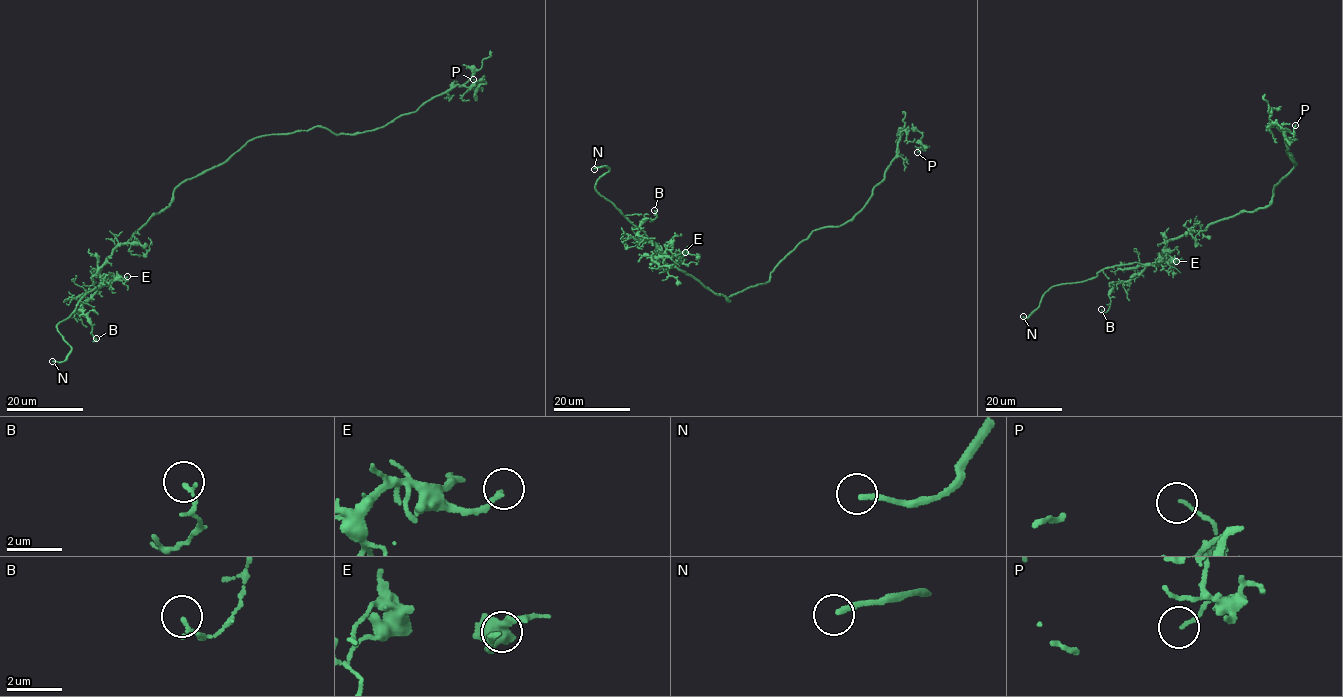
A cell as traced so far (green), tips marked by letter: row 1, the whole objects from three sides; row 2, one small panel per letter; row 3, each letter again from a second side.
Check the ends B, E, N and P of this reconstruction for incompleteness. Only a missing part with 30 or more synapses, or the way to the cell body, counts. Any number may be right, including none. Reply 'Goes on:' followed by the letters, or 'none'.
Goes on: N

